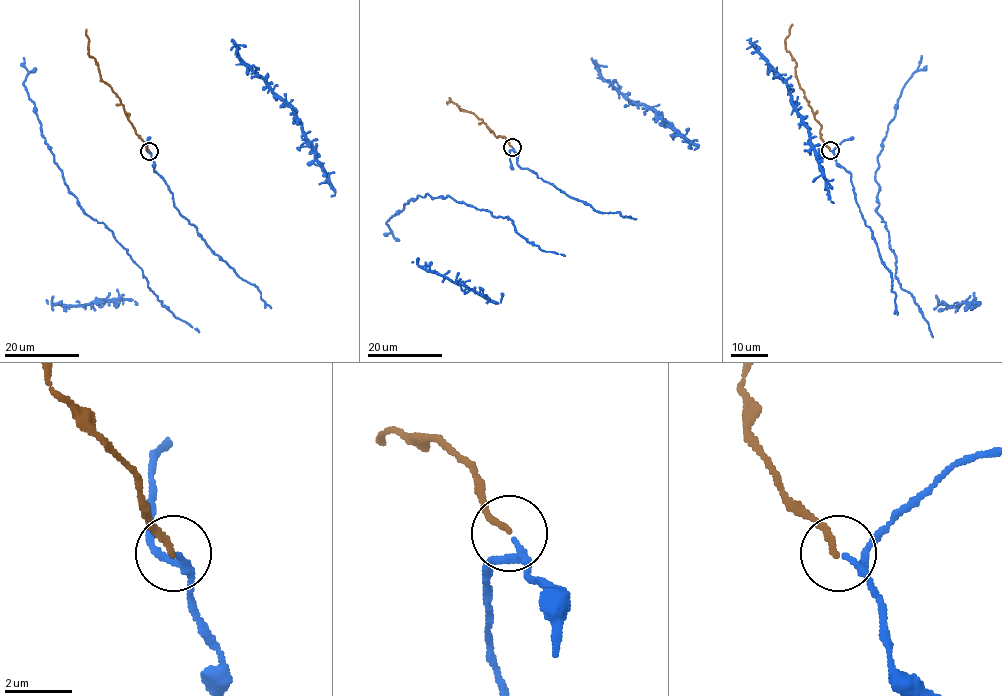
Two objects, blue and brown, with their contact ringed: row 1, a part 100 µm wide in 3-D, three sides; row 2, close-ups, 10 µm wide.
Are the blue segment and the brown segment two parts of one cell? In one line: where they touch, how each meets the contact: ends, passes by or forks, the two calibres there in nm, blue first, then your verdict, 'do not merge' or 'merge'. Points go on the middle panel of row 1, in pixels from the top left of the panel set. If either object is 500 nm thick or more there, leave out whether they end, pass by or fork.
place (512, 147); blue passes by; brown ends; calibres 170 and 180 nm; merge

